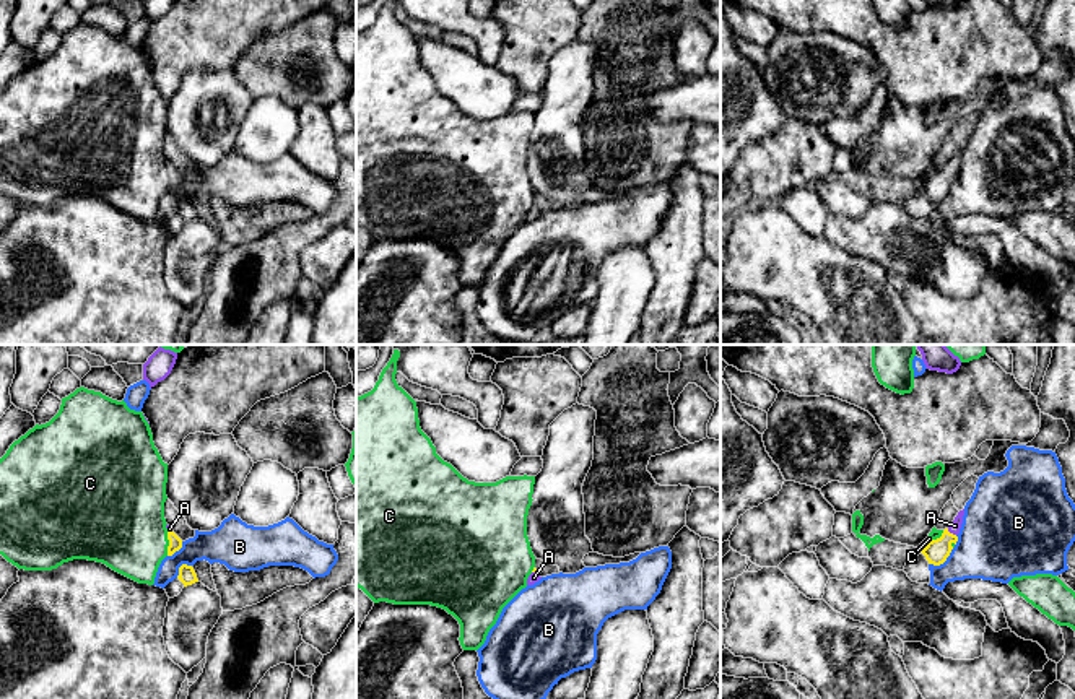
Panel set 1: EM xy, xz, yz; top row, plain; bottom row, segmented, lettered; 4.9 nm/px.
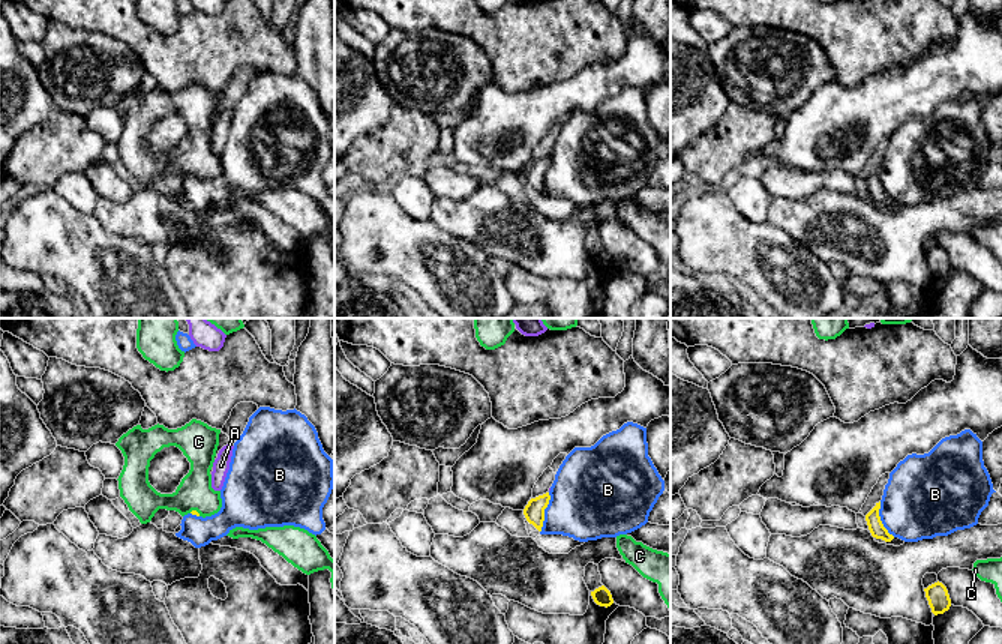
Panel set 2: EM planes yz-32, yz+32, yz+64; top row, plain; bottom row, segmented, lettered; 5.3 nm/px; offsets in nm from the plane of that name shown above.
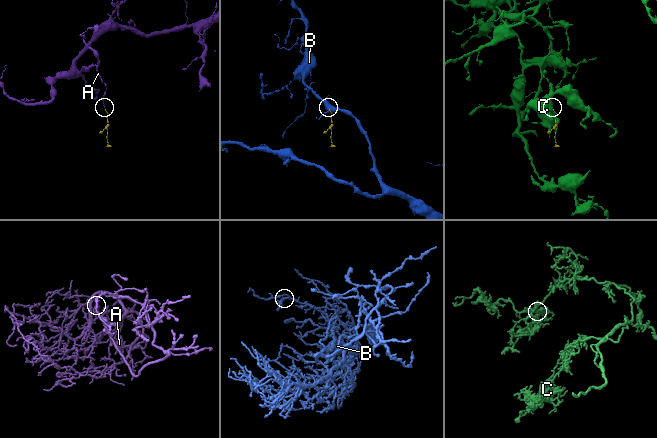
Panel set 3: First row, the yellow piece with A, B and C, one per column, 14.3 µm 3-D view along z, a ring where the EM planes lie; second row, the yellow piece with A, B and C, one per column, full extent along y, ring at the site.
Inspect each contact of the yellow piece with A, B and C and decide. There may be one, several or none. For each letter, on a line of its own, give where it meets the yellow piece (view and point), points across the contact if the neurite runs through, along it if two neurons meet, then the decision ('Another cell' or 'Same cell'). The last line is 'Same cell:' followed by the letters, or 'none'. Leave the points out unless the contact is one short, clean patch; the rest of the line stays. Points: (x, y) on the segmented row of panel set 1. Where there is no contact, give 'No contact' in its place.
A: Touches yellow at yz (952, 534). Path across: yz (935, 551), (952, 534), (955, 525). Same cell
B: Touches yellow at yz (942, 563). Boundary: yz (953, 548), (942, 563), (929, 564). Another cell
C: Touches yellow at yz (932, 540). Another cell
Same cell: A

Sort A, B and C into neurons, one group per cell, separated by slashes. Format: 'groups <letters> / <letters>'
groups A / B / C

